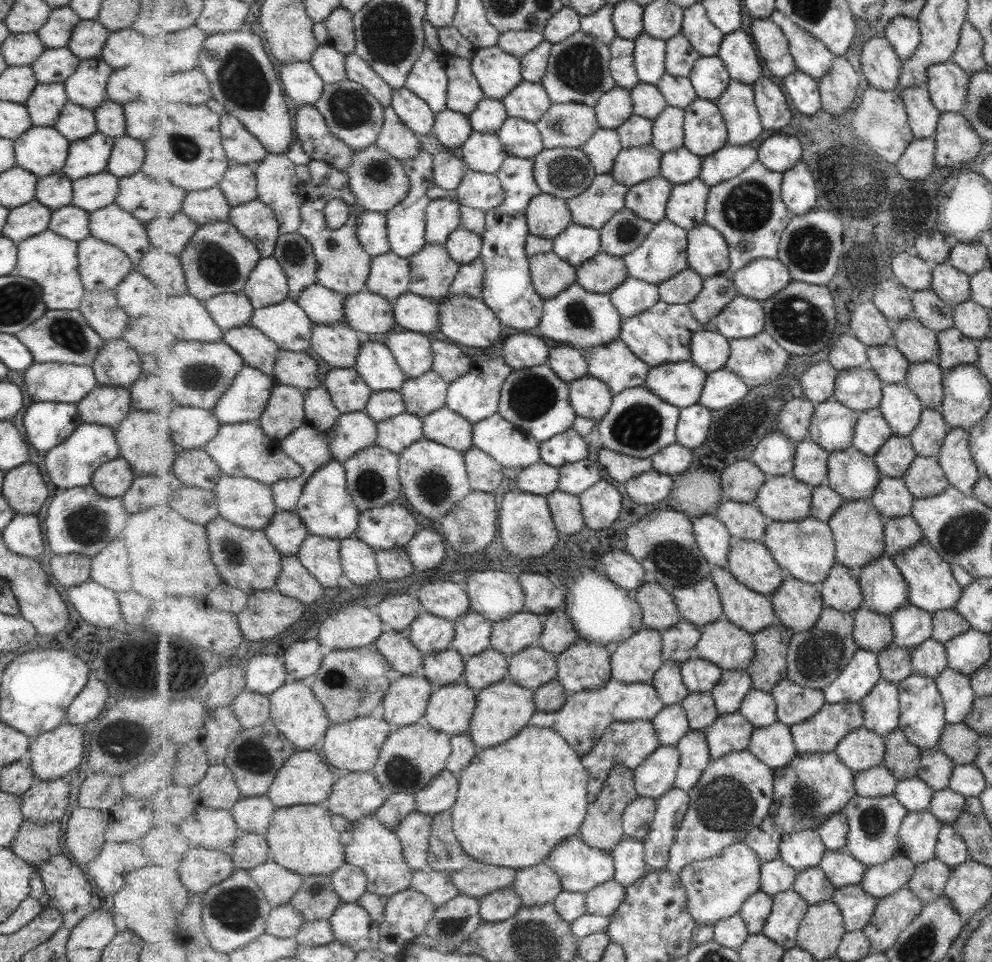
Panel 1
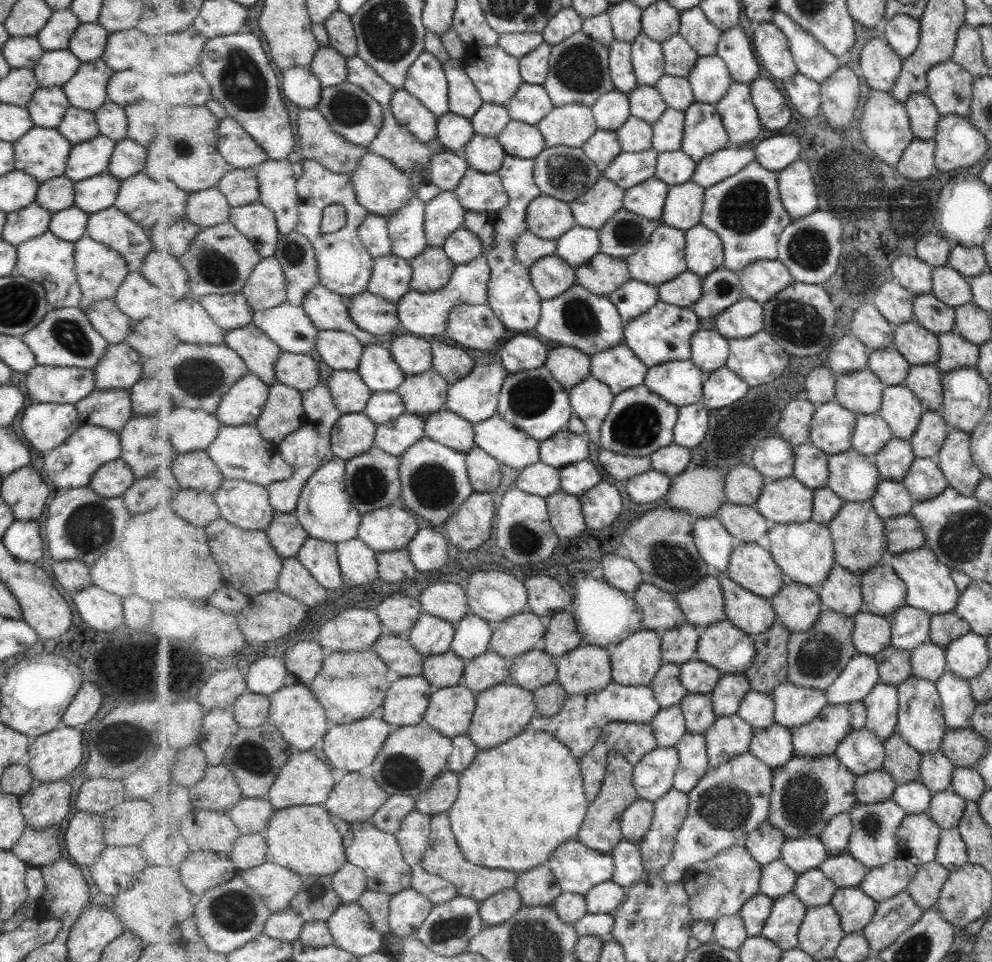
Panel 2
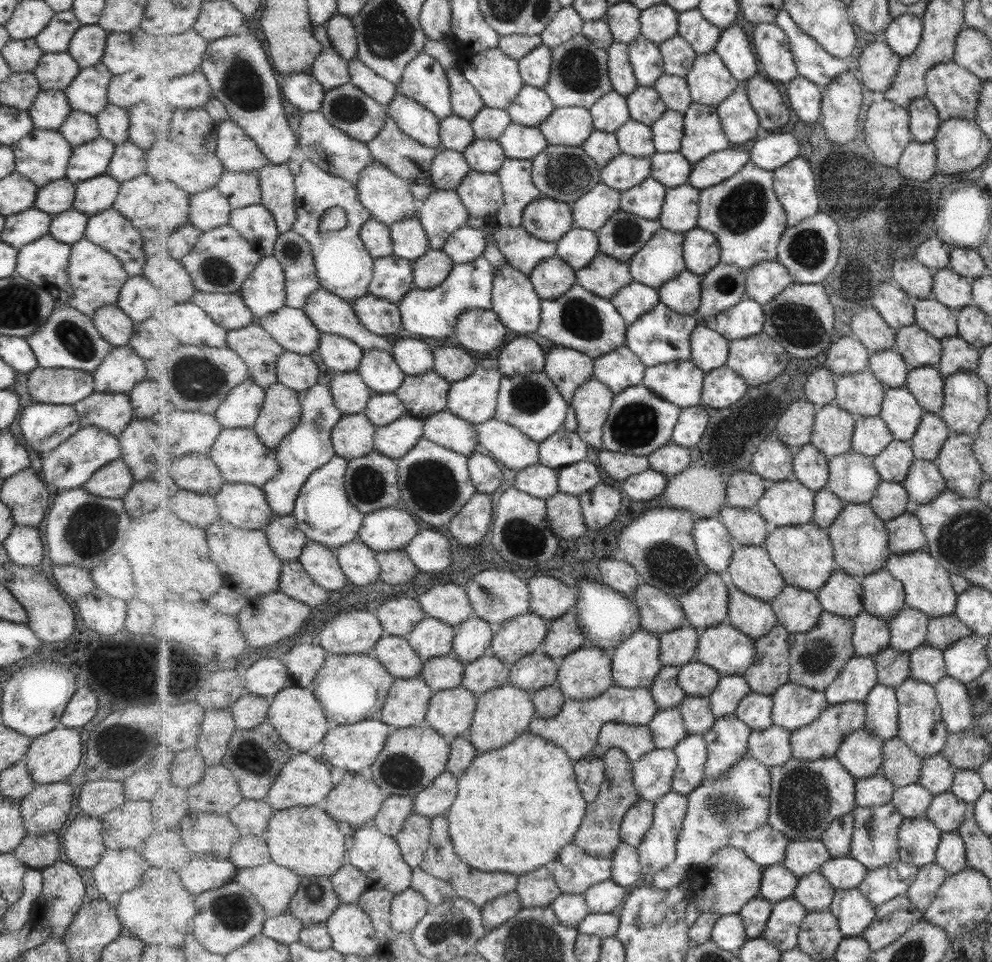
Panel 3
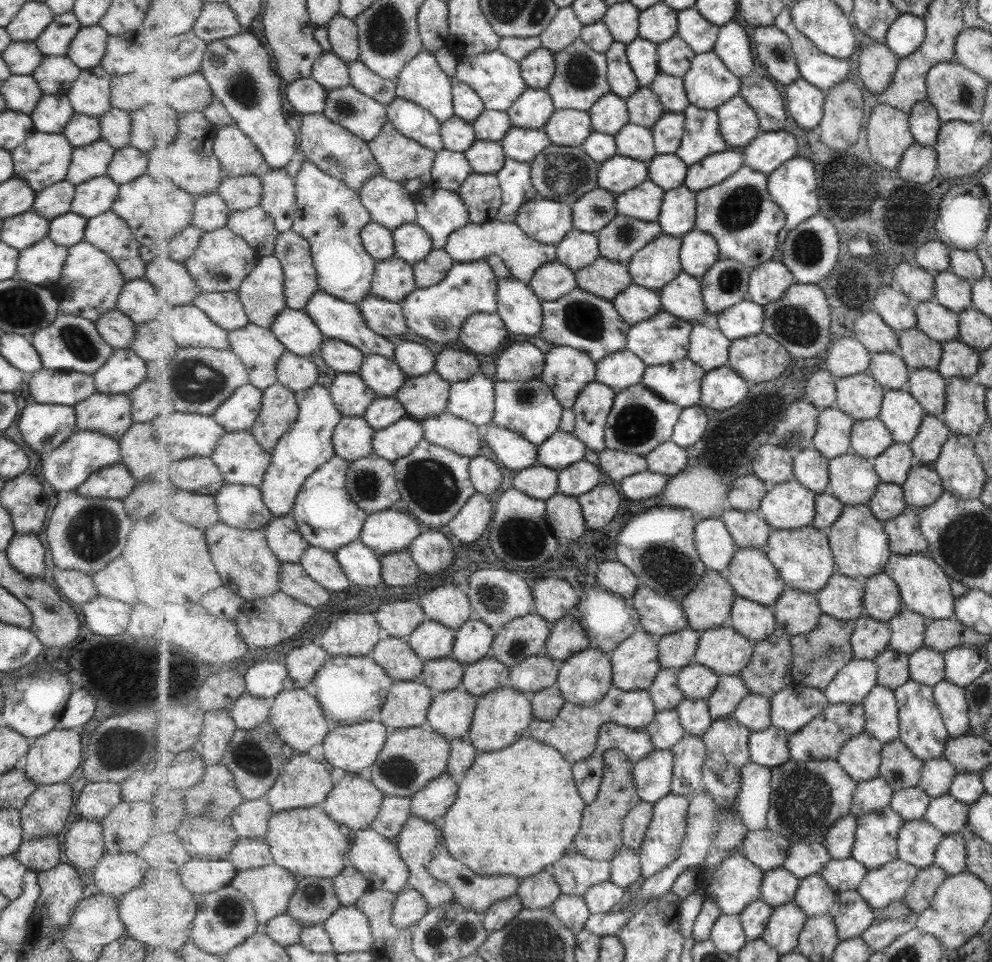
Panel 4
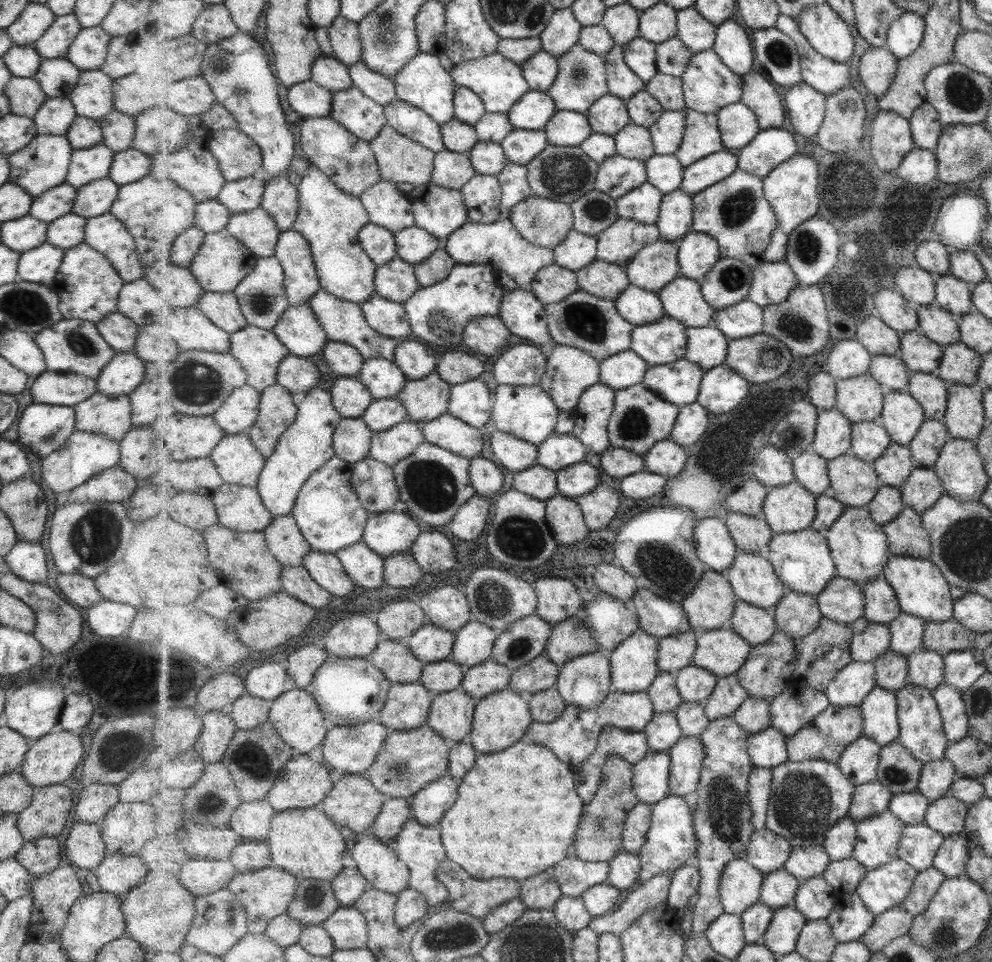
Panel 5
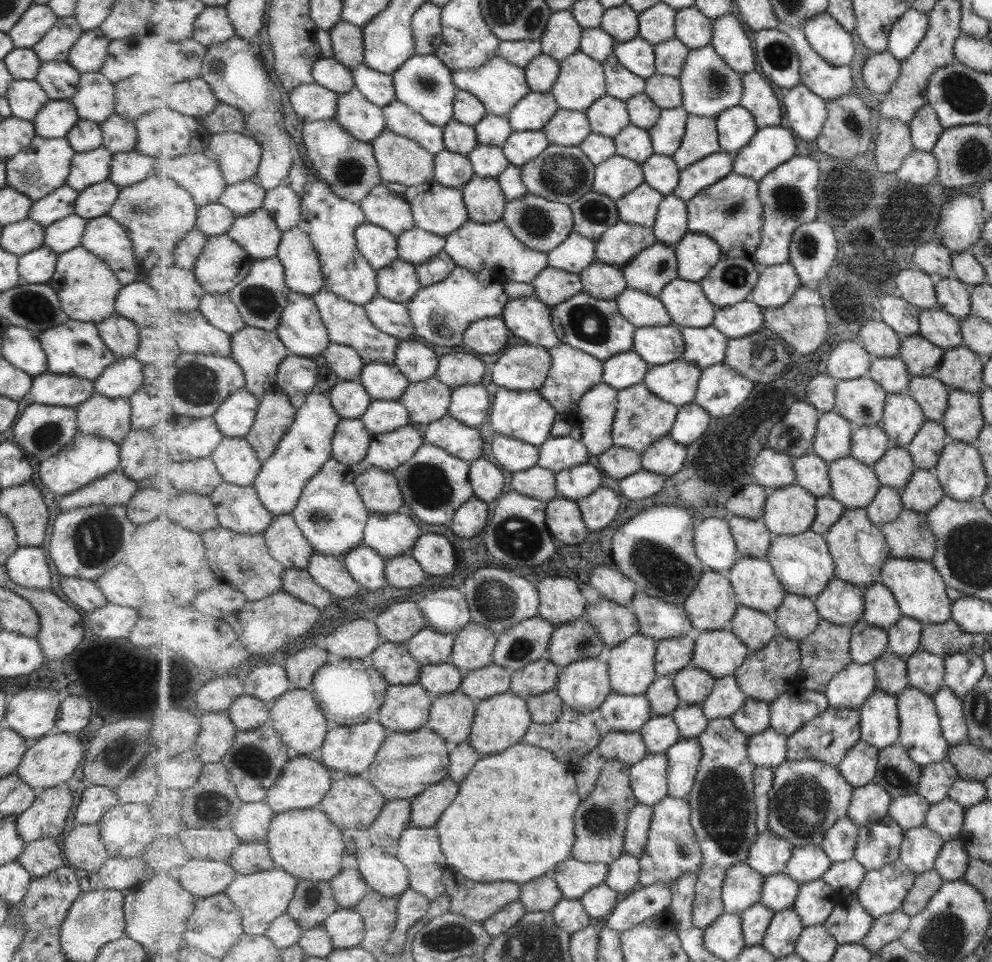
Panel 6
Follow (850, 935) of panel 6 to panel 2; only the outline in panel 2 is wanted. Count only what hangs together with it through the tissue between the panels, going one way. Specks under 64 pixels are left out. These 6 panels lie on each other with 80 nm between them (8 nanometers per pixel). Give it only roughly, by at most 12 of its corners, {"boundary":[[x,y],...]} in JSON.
{"boundary":[[838,887],[832,905],[848,933],[863,932],[878,903],[857,887]]}

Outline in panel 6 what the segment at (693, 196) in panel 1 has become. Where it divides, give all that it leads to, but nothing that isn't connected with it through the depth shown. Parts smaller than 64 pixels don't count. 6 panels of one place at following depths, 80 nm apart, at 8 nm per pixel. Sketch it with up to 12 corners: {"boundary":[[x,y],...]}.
{"boundary":[[665,195],[653,227],[677,245],[689,231],[688,201]]}

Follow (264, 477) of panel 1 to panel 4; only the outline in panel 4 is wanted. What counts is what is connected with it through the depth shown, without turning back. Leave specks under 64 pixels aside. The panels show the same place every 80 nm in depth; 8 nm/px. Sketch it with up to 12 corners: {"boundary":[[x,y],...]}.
{"boundary":[[251,430],[226,431],[211,458],[227,484],[260,488],[272,453]]}

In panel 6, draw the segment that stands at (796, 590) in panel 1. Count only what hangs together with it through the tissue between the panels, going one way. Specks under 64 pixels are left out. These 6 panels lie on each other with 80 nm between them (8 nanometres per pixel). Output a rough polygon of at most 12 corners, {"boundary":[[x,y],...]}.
{"boundary":[[786,595],[779,633],[798,642],[823,619],[814,598]]}

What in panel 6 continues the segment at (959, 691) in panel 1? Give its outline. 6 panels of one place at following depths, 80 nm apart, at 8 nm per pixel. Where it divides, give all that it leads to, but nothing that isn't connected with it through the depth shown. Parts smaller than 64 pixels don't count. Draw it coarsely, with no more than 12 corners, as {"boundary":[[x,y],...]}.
{"boundary":[[949,687],[933,695],[949,747],[967,741],[963,701]]}

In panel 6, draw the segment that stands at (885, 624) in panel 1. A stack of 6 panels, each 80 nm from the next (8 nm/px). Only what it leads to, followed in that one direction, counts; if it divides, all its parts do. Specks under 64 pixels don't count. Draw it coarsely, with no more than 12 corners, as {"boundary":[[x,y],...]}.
{"boundary":[[867,624],[852,626],[850,652],[871,664],[889,650],[888,631]]}

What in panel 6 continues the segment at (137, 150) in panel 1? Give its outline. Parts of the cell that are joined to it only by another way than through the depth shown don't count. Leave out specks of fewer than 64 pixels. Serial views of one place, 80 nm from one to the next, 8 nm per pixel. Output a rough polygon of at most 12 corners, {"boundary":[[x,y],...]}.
{"boundary":[[111,155],[108,180],[119,189],[145,180],[154,158]]}

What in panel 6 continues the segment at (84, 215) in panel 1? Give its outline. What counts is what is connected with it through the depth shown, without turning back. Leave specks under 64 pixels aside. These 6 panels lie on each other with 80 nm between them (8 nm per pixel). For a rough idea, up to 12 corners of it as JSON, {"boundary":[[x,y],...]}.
{"boundary":[[75,213],[44,228],[59,255],[80,246],[86,219]]}

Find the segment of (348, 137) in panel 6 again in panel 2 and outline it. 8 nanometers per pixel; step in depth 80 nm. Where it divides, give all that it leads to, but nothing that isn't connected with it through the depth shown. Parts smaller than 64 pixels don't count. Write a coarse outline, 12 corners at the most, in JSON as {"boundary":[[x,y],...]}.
{"boundary":[[318,108],[298,112],[299,150],[333,172],[356,172],[367,148]]}

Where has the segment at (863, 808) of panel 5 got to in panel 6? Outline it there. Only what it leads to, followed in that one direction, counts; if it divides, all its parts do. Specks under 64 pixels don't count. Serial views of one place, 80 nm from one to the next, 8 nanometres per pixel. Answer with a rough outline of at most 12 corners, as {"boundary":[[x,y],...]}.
{"boundary":[[870,783],[854,791],[848,817],[860,828],[889,815],[892,796]]}

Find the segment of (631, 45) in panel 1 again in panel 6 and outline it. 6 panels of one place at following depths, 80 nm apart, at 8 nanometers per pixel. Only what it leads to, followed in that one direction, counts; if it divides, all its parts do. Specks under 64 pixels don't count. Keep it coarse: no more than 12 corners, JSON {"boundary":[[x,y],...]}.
{"boundary":[[616,54],[603,65],[609,95],[626,101],[645,93],[646,79]]}

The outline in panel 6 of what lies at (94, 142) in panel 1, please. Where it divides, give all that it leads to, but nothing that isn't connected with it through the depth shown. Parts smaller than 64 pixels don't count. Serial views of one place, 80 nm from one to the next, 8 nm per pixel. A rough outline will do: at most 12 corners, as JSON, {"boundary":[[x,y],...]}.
{"boundary":[[112,153],[71,157],[65,185],[77,192],[108,180]]}

